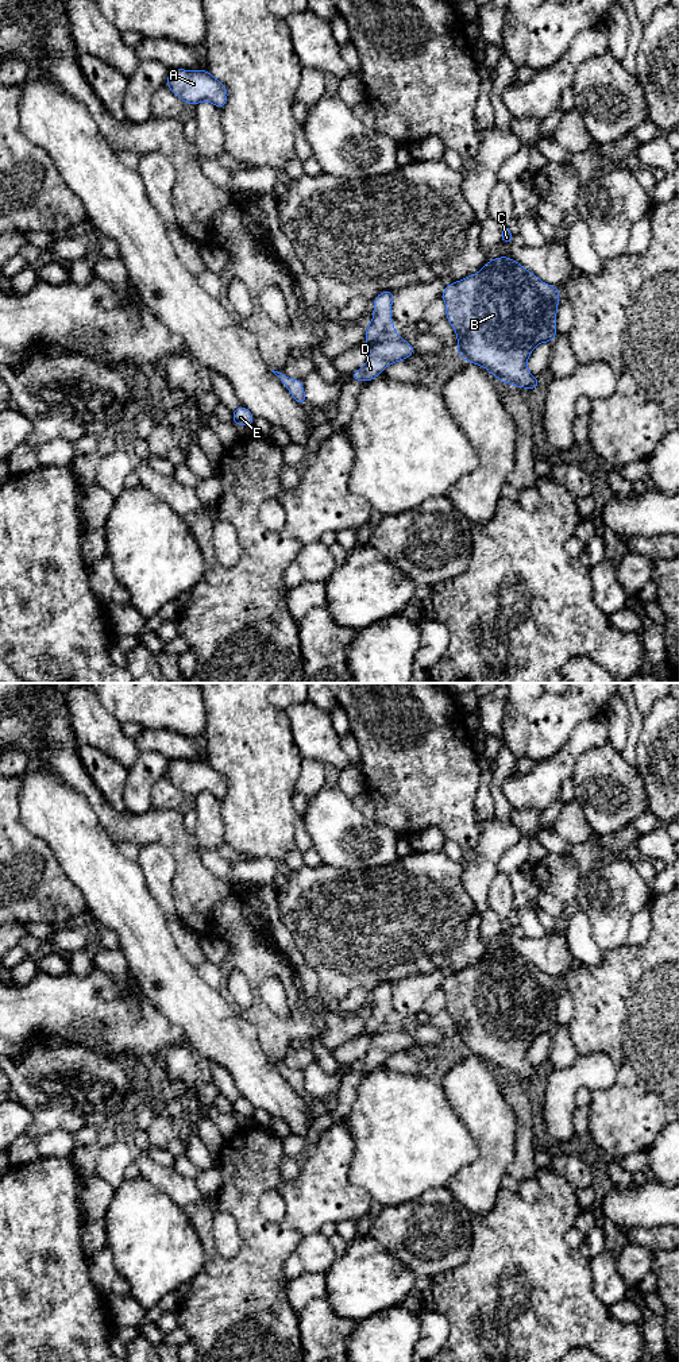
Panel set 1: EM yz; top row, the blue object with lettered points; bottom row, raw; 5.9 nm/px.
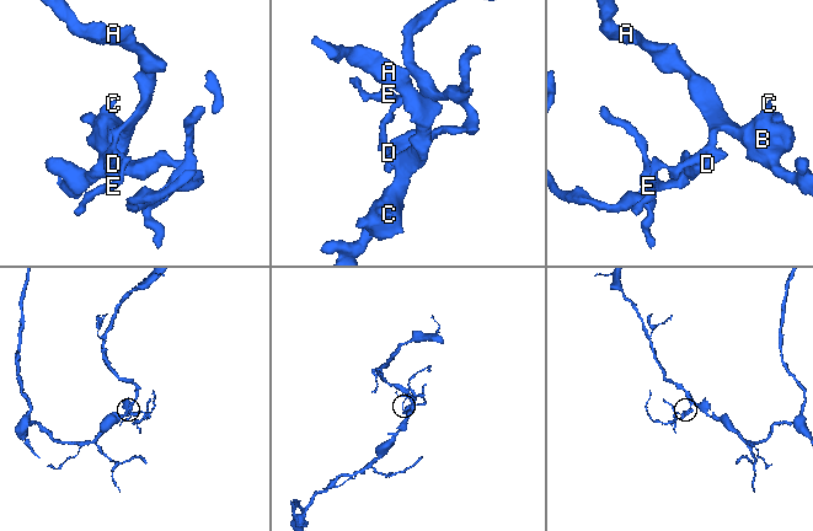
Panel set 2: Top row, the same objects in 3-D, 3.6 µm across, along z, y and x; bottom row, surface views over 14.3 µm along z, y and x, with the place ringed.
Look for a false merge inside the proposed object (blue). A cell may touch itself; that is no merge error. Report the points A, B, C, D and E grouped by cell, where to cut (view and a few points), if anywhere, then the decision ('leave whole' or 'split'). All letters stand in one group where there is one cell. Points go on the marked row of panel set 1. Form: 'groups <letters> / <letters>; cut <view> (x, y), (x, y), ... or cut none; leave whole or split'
groups A B C E / D; cut yz (393, 331), (370, 346); split

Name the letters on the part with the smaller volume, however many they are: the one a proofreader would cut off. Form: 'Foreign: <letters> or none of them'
Foreign: D

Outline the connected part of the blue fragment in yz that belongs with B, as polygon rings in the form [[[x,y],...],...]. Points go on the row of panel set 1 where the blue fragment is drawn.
[[[498,256],[478,273],[448,283],[440,297],[445,302],[445,317],[458,336],[456,351],[464,362],[479,364],[498,381],[518,389],[540,387],[526,360],[537,344],[549,343],[558,335],[558,286],[543,282],[514,259]]]

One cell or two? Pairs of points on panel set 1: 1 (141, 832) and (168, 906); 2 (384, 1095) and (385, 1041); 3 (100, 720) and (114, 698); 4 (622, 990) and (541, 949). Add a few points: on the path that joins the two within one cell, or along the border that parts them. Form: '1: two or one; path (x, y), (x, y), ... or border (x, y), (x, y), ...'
1: two; border (139, 847), (159, 842), (170, 852), (174, 860)
2: two; border (381, 1064), (367, 1073)
3: two; border (97, 697), (100, 703), (120, 724)
4: two; border (571, 967), (563, 975)

